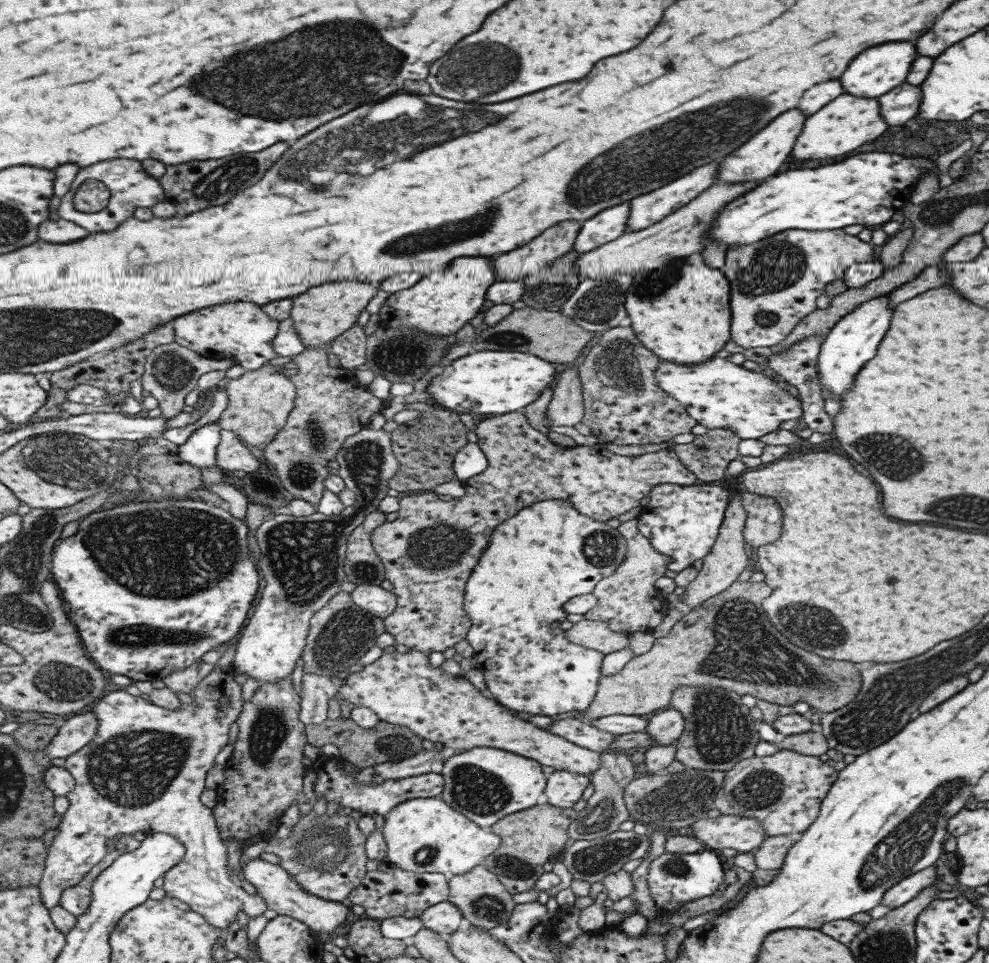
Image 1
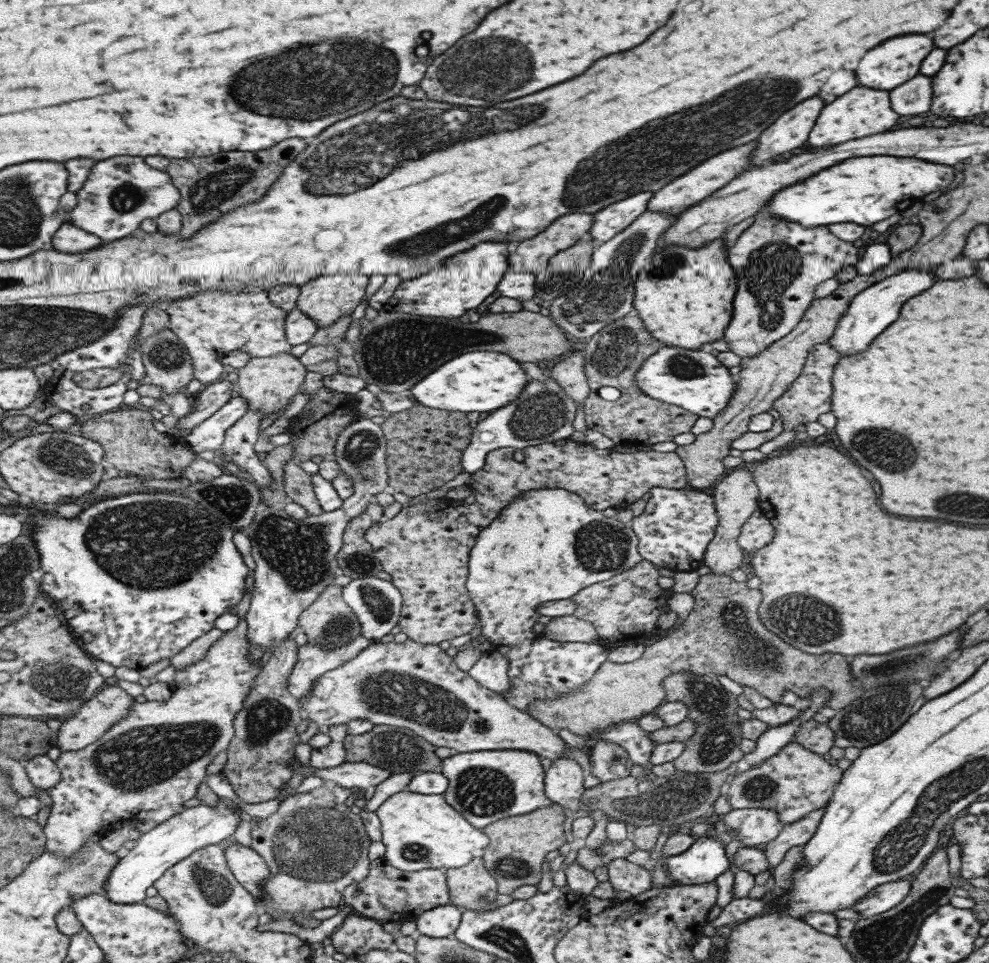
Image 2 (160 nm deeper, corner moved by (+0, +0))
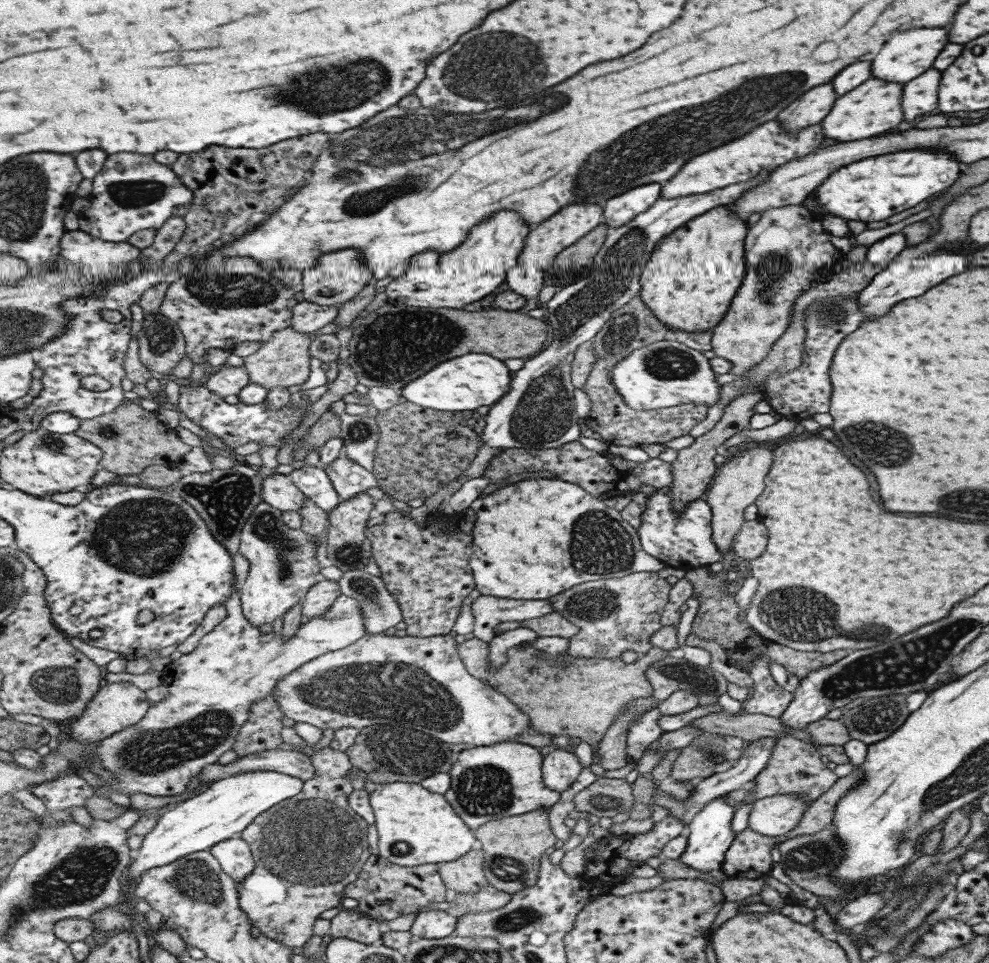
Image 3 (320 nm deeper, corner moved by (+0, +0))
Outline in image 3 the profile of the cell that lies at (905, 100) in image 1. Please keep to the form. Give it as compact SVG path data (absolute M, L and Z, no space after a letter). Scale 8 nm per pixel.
M929 68L927 72L919 74L917 78L909 80L903 86L903 94L901 94L901 108L903 108L903 116L910 122L911 118L931 112L937 104L937 84L939 84L939 70Z

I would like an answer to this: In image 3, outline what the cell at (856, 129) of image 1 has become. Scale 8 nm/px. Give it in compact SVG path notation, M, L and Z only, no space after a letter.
M869 78L833 102L831 112L821 122L823 134L825 134L825 138L837 140L837 142L879 136L901 122L903 114L901 114L899 100L901 100L901 84L879 82L877 78Z

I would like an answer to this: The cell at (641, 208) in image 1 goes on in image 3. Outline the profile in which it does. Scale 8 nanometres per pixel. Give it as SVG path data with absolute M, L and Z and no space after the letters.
M769 120L761 126L757 126L755 130L749 130L741 138L735 138L735 142L731 140L725 146L719 146L715 150L689 158L689 162L685 162L677 174L662 184L659 196L661 199L670 199L703 194L703 192L720 189L729 184L735 184L735 182L745 182L749 178L757 176L761 170L773 172L777 166L817 150L823 144L823 140L825 140L825 136L821 134L819 124L807 126L793 134L787 134L787 132L783 132L780 122Z

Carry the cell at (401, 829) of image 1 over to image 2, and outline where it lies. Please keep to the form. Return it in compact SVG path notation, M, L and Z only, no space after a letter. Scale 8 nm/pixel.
M403 789L389 796L374 812L380 820L380 841L383 843L384 860L391 866L405 872L413 872L424 868L459 868L472 858L480 857L488 838L471 826L456 810L438 794L417 794Z

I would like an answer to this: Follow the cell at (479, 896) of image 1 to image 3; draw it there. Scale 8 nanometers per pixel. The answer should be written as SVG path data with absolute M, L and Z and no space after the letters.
M474 847L457 860L437 863L437 872L447 890L458 893L474 893L488 882L482 866L483 851Z

